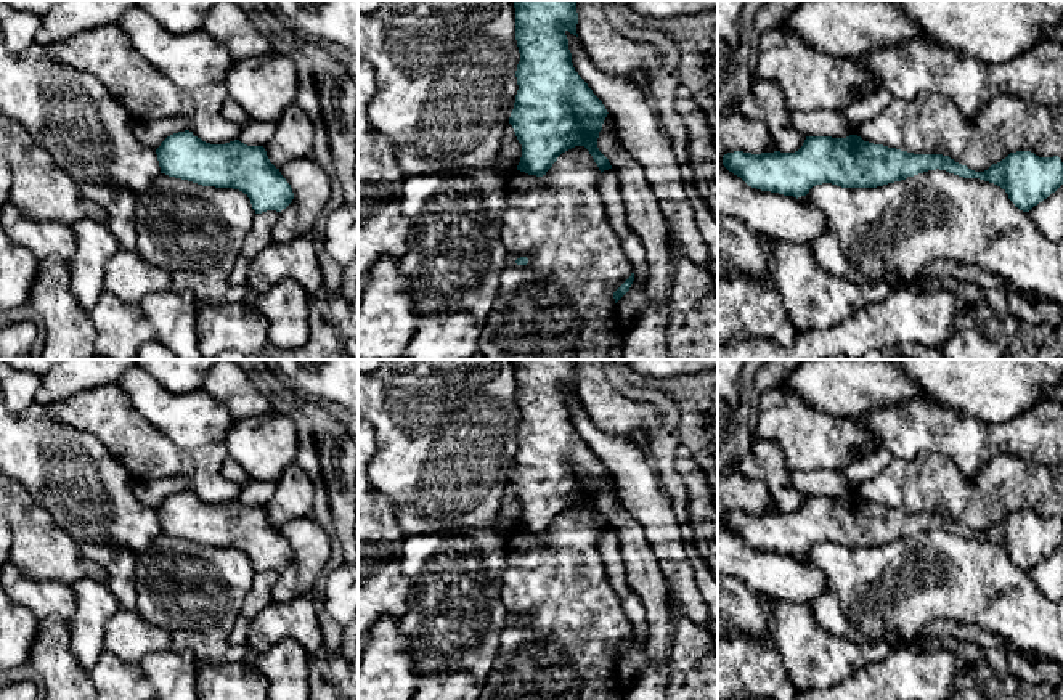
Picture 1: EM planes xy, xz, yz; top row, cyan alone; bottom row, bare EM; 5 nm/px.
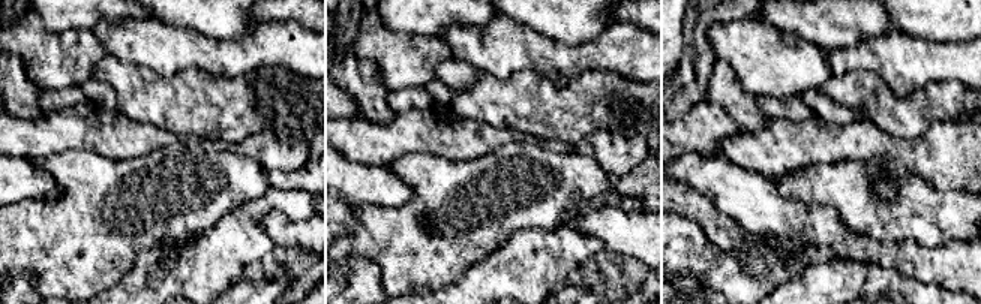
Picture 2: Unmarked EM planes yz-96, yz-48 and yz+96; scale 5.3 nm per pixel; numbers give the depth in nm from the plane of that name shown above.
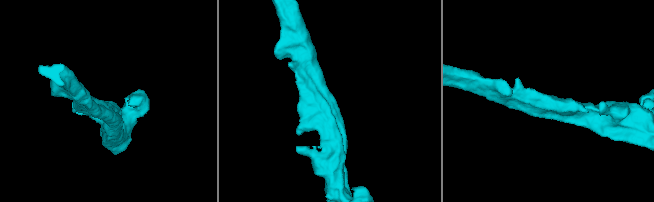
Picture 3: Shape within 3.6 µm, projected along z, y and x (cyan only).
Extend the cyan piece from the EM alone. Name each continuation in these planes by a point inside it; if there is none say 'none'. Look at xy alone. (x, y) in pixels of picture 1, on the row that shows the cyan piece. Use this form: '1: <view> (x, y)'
none

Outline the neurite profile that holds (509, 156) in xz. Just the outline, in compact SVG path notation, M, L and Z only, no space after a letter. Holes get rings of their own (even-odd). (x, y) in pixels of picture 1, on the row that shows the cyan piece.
M507 122L503 138L503 146L498 154L501 167L517 169L522 157L522 144L519 143L512 125Z

